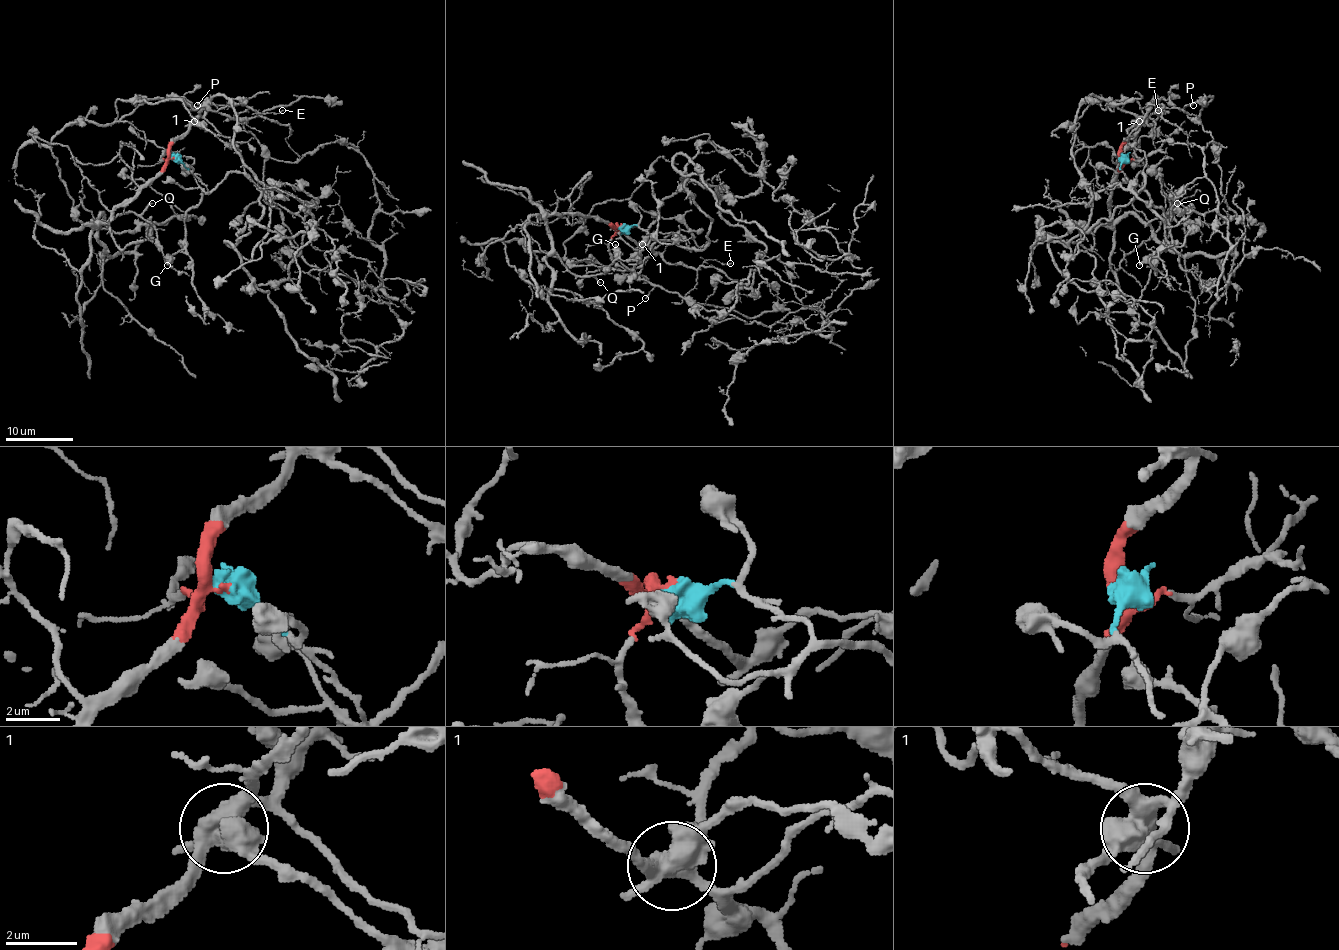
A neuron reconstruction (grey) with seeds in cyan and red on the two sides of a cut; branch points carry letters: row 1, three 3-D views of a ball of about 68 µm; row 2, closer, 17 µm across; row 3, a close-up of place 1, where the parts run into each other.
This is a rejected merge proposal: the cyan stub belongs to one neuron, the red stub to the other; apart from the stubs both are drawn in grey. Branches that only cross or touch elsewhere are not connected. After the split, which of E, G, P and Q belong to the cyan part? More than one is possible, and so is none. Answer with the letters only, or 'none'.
G

